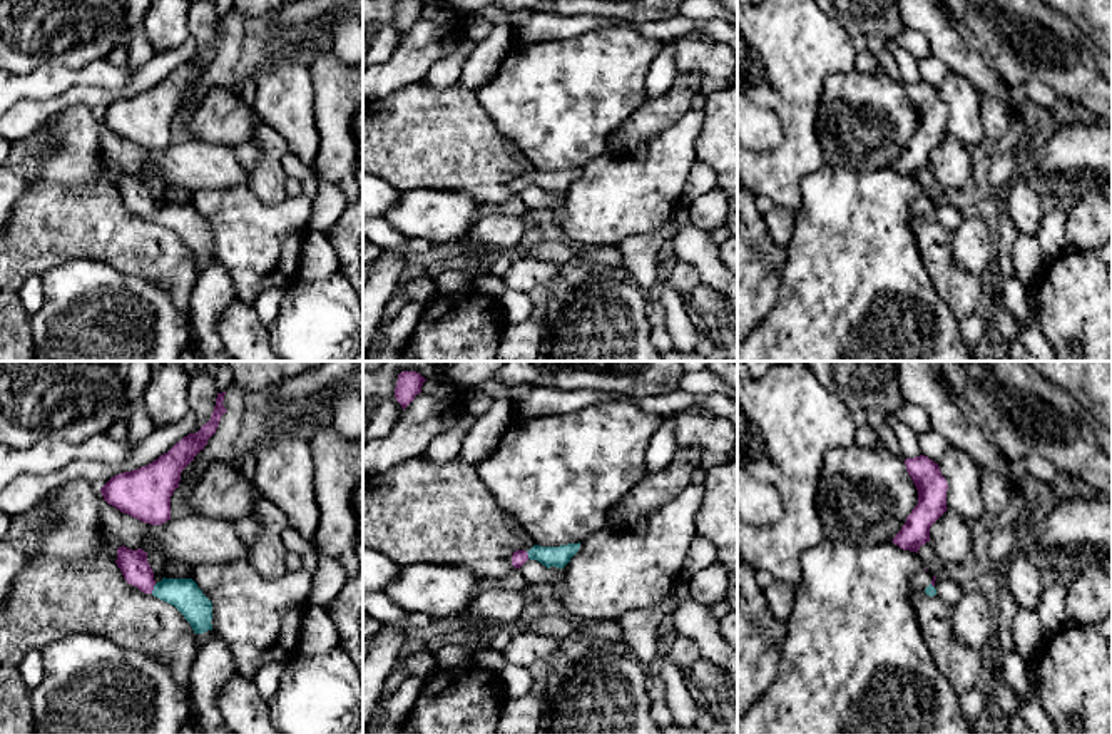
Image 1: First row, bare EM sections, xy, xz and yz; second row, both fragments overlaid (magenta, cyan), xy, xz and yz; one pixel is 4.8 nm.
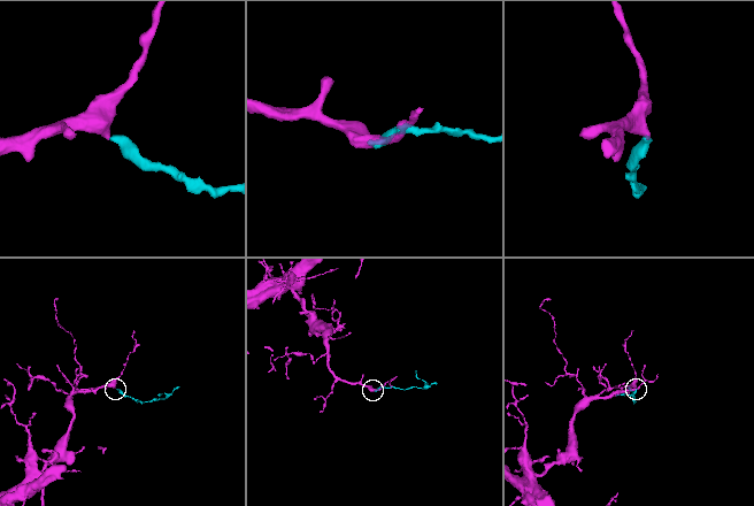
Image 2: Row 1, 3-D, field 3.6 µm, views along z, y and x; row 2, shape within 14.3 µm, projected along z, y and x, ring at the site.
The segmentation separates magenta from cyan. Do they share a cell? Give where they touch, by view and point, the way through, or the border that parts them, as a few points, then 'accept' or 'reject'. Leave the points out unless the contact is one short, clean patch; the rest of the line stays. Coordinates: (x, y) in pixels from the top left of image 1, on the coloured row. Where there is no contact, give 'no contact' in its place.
xy (153, 589) | across xy (132, 564), (153, 589), (184, 594) | accept

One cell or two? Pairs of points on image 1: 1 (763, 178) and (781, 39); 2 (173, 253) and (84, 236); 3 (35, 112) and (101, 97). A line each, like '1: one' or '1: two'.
1: one
2: one
3: one

